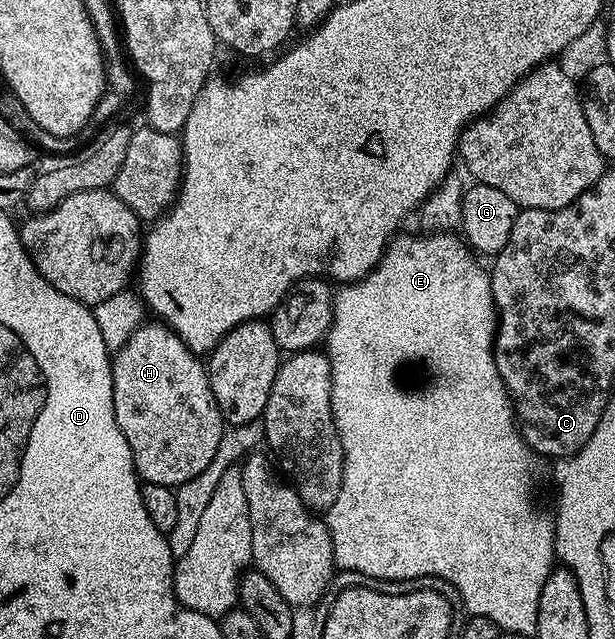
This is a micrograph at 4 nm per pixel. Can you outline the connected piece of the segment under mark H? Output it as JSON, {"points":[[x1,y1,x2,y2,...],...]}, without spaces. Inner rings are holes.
{"points":[[141,323,112,357,115,422,119,422,119,430,123,430,127,446,131,446,138,477,147,484,176,489,179,484,201,474,210,465,227,425,215,402,202,357,189,349,168,324,152,323]]}

